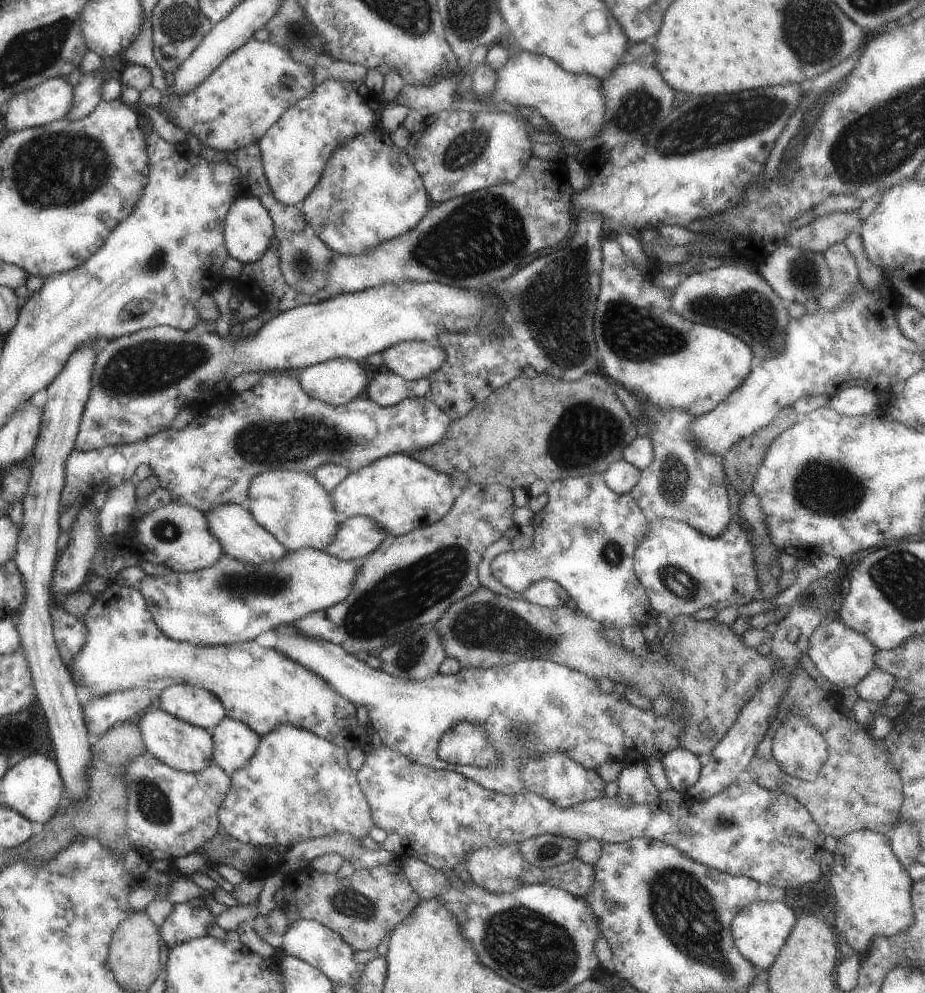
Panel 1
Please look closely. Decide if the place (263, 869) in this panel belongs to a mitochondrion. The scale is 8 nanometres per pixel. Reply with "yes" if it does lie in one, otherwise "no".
no

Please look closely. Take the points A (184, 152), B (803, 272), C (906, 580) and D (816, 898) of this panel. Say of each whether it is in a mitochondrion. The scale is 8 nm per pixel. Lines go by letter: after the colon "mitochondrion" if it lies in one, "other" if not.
A: other
B: mitochondrion
C: mitochondrion
D: other

